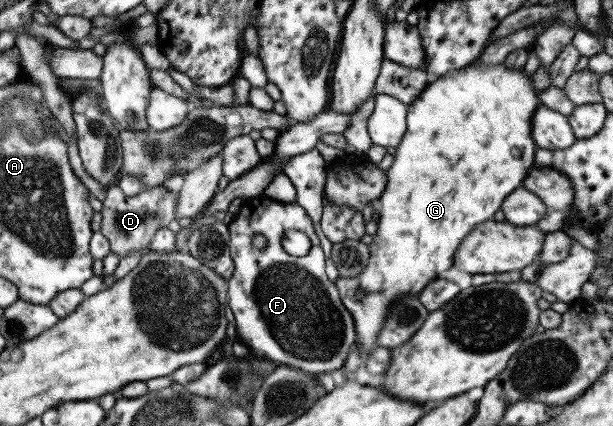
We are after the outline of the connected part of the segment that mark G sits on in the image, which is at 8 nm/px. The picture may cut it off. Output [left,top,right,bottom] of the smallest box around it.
[333,63,540,358]

